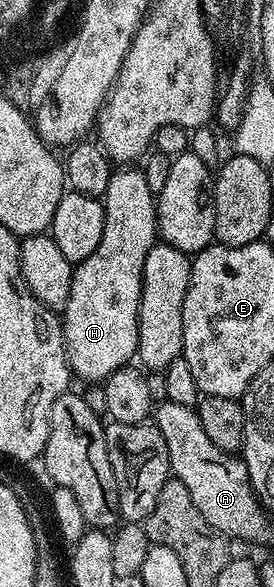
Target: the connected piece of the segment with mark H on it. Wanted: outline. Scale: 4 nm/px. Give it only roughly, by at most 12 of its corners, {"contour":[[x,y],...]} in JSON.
{"contour":[[112,171],[105,230],[74,265],[61,314],[67,364],[103,382],[139,350],[157,196]]}

